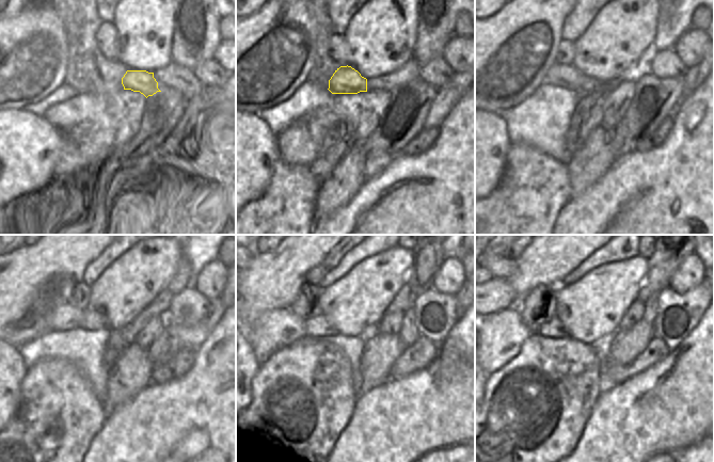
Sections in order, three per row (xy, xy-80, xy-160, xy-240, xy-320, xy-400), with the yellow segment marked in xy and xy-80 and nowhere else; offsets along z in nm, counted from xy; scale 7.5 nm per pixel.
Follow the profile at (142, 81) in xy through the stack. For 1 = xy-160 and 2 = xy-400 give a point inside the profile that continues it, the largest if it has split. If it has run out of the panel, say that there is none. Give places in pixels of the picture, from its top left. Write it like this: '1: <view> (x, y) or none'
1: xy-160 (568, 77)
2: xy-400 (500, 336)

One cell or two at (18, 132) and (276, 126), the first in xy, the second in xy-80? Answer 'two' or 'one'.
two

